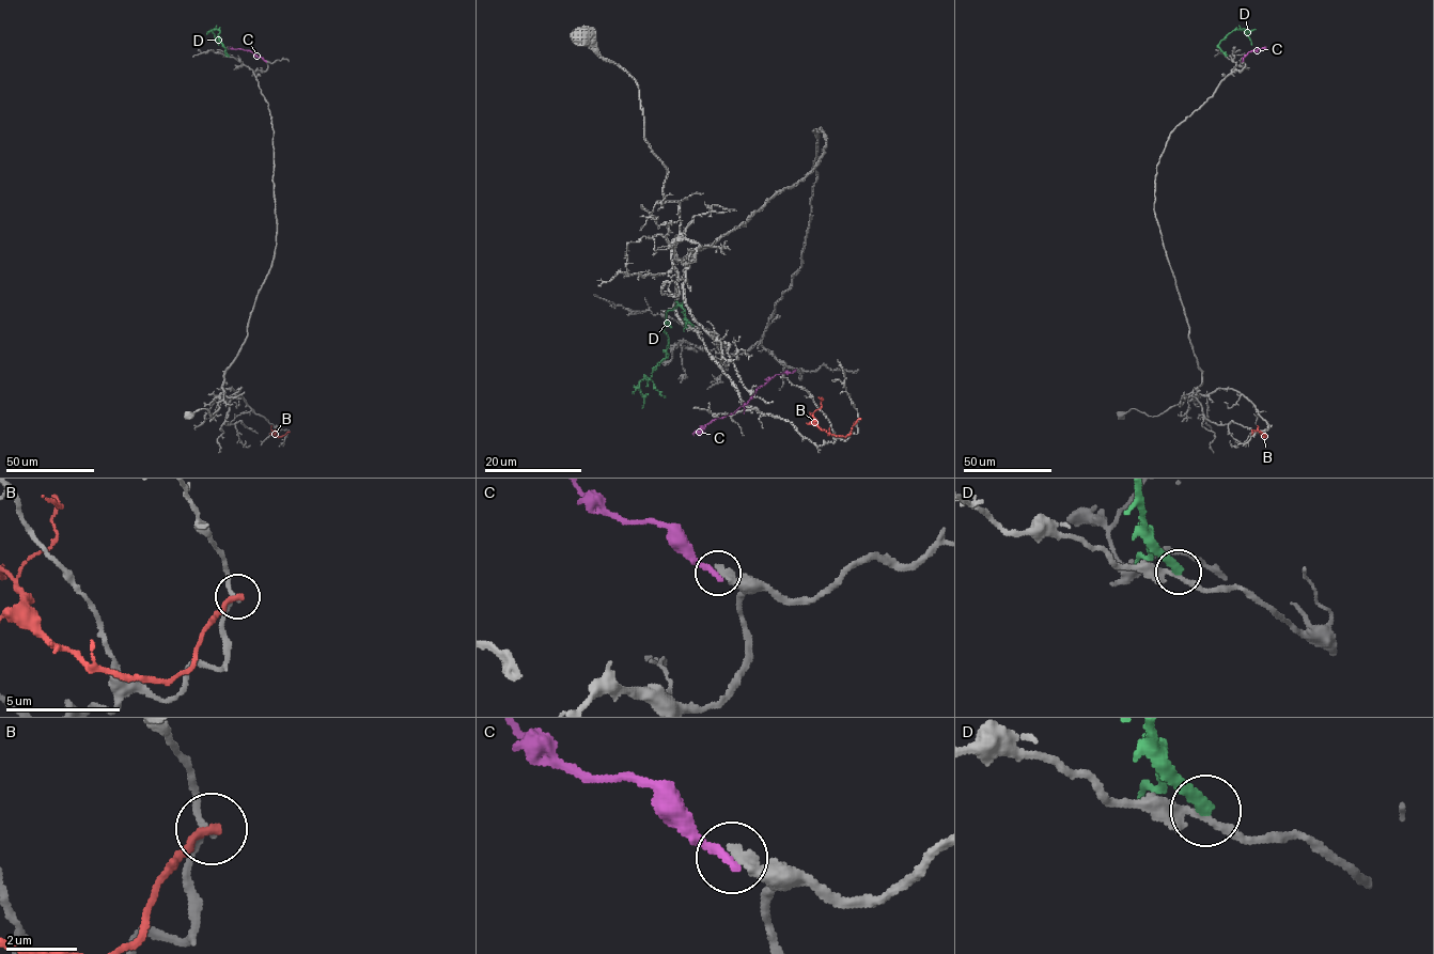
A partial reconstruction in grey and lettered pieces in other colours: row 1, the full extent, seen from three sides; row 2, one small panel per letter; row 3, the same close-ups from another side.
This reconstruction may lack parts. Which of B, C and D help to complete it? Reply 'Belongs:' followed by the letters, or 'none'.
Belongs: none

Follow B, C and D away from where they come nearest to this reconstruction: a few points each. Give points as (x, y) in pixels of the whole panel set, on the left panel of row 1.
B: (289, 432), (278, 437), (273, 431), (276, 429), (274, 435)
C: (265, 61), (248, 50), (229, 47)
D: (229, 56), (219, 41), (219, 31), (214, 29), (218, 45)

